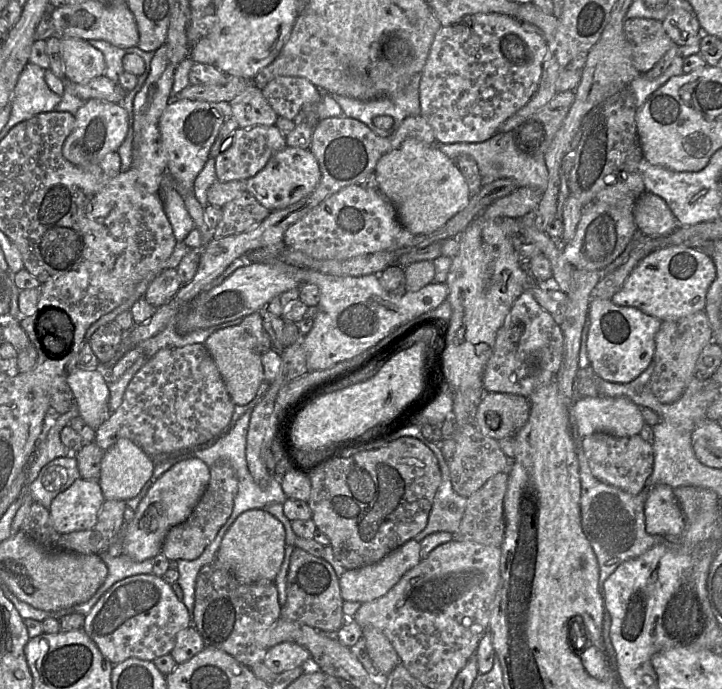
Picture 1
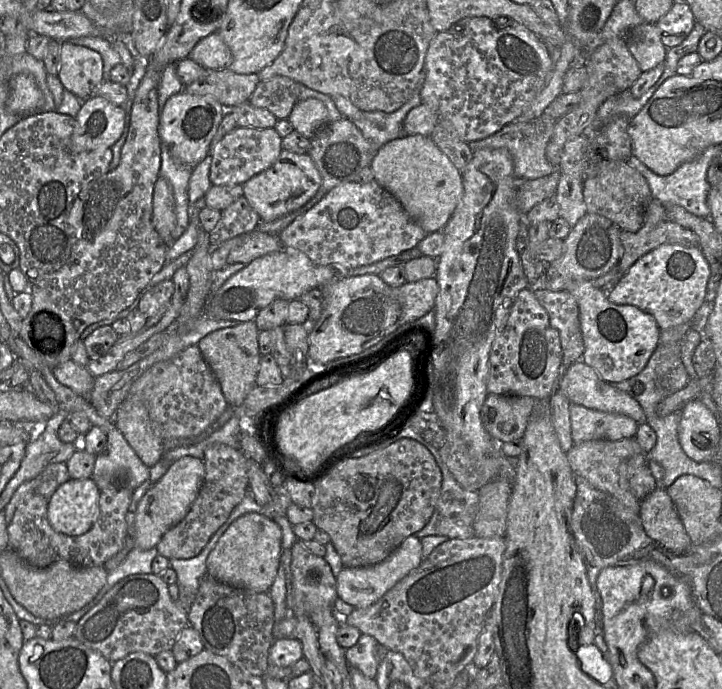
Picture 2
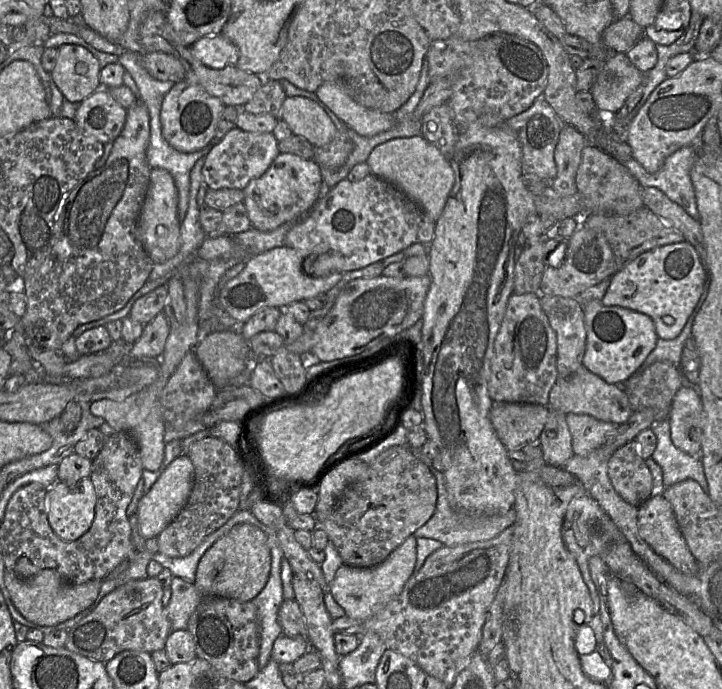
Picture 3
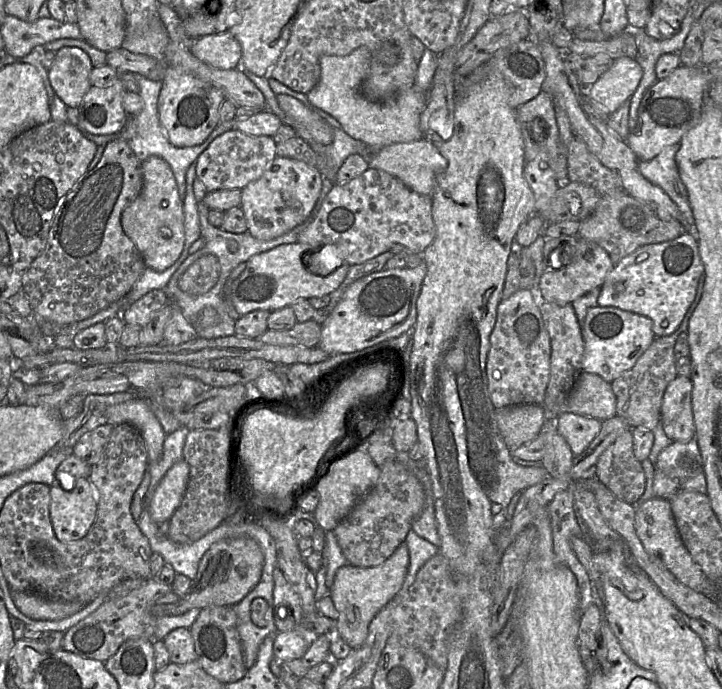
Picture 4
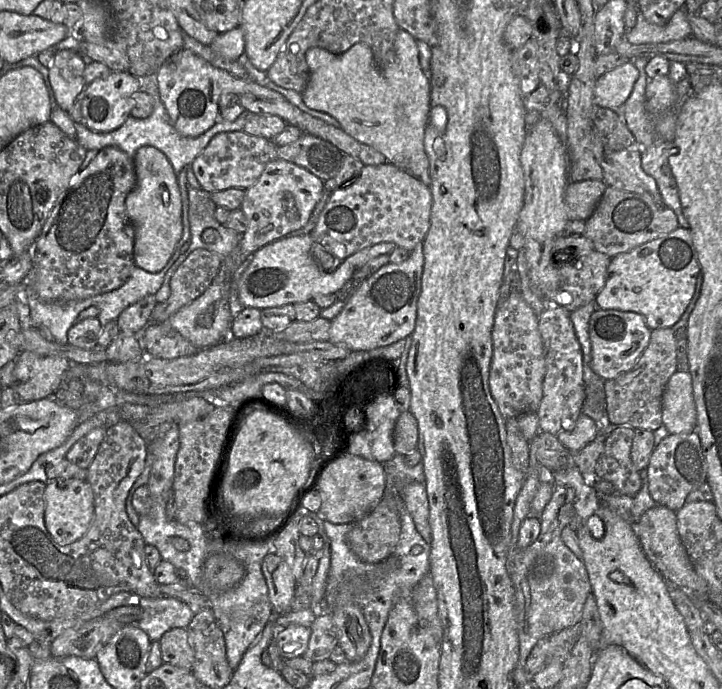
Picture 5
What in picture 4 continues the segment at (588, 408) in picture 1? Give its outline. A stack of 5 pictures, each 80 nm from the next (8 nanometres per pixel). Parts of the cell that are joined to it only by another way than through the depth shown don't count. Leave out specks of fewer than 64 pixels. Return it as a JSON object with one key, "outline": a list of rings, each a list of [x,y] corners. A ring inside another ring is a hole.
{"outline":[[[562,413],[557,417],[557,425],[574,456],[578,456],[598,436],[602,421],[585,415]]]}

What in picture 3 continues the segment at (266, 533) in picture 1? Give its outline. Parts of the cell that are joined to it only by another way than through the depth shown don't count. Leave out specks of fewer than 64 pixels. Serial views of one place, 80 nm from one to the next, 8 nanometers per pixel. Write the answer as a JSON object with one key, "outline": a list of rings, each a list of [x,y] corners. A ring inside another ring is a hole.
{"outline":[[[239,524],[218,539],[201,558],[195,586],[202,597],[223,597],[251,601],[265,587],[271,570],[267,535],[251,524]]]}

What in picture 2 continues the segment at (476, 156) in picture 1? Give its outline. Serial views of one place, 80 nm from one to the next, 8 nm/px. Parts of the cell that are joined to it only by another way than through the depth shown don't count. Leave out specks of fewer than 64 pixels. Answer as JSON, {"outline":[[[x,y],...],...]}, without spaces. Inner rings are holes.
{"outline":[[[542,114],[539,118],[528,122],[511,122],[494,135],[468,144],[472,151],[500,148],[507,150],[513,159],[515,177],[533,180],[549,176],[555,170],[546,157],[546,148],[552,136],[555,123],[556,120],[546,114]]]}

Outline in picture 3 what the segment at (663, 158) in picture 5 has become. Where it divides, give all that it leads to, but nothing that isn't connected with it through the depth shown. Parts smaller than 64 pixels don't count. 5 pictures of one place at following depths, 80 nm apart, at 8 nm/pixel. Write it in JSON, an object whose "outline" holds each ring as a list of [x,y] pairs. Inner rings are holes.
{"outline":[[[685,146],[678,149],[665,160],[662,168],[656,173],[646,171],[635,158],[623,164],[625,164],[631,174],[643,187],[655,187],[661,190],[669,199],[680,205],[692,218],[699,220],[695,191],[690,177],[690,171],[699,149],[696,149],[694,146]]]}

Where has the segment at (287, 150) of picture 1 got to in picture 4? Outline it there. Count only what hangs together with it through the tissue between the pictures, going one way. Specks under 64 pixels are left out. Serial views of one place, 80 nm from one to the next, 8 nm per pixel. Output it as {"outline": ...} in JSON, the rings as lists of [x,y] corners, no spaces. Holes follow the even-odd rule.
{"outline":[[[276,156],[263,175],[243,188],[241,205],[248,232],[259,240],[272,240],[303,223],[311,214],[322,189],[318,169],[300,160]]]}

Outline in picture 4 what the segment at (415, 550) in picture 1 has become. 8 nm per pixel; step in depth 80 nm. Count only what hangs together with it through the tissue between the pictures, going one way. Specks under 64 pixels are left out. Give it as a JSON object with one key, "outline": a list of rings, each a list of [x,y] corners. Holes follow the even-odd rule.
{"outline":[[[405,543],[382,564],[375,567],[357,567],[347,564],[338,569],[330,590],[338,611],[336,633],[353,650],[361,647],[368,635],[369,625],[375,615],[400,591],[409,566],[409,551]]]}

